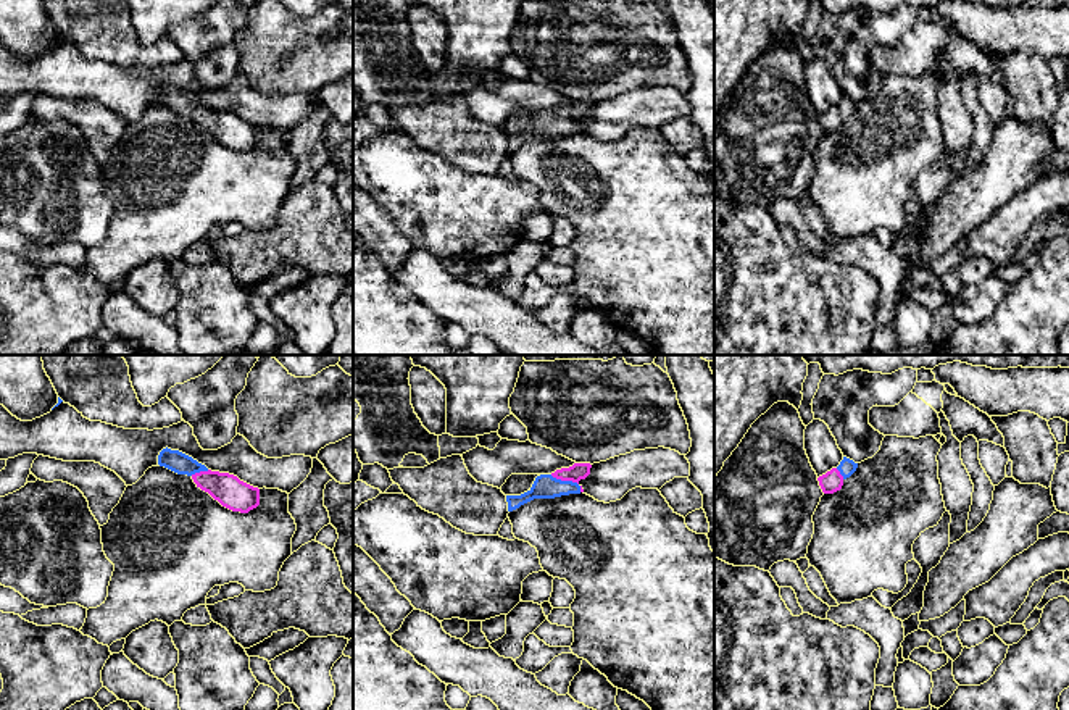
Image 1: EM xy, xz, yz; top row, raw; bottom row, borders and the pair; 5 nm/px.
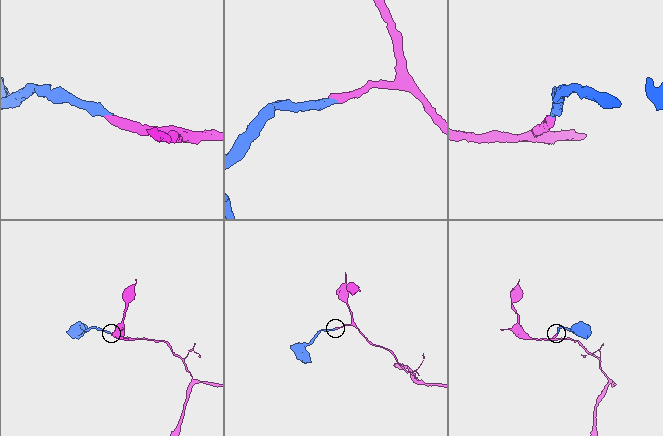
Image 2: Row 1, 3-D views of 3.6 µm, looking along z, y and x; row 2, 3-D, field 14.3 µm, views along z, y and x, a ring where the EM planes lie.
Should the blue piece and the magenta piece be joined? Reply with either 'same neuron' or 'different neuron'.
same neuron

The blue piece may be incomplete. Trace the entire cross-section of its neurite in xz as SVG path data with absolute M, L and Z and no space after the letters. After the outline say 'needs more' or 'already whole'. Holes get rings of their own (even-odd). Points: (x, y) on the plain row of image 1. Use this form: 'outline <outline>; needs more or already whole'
outline M574 102L572 105L556 108L551 113L537 115L527 131L521 134L506 134L508 150L513 150L534 137L555 137L584 131L579 119L590 113L590 106L590 102Z; needs more

